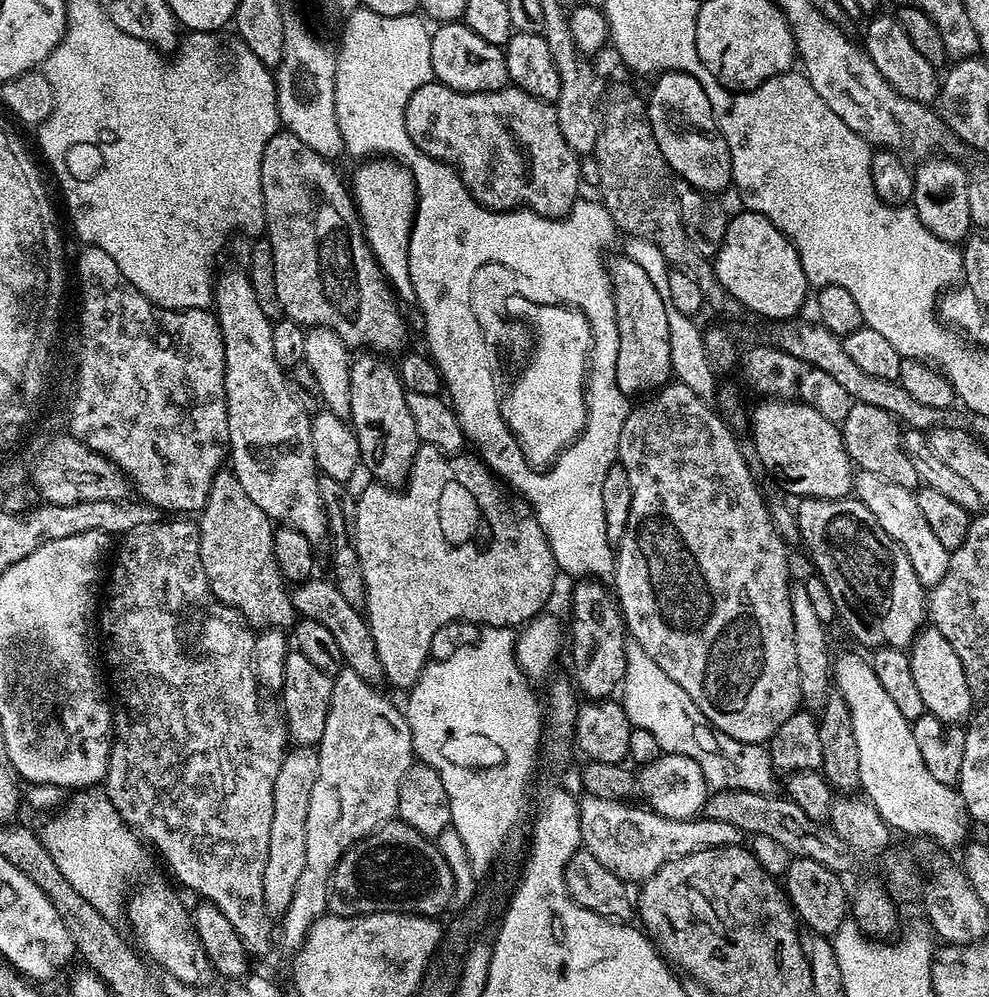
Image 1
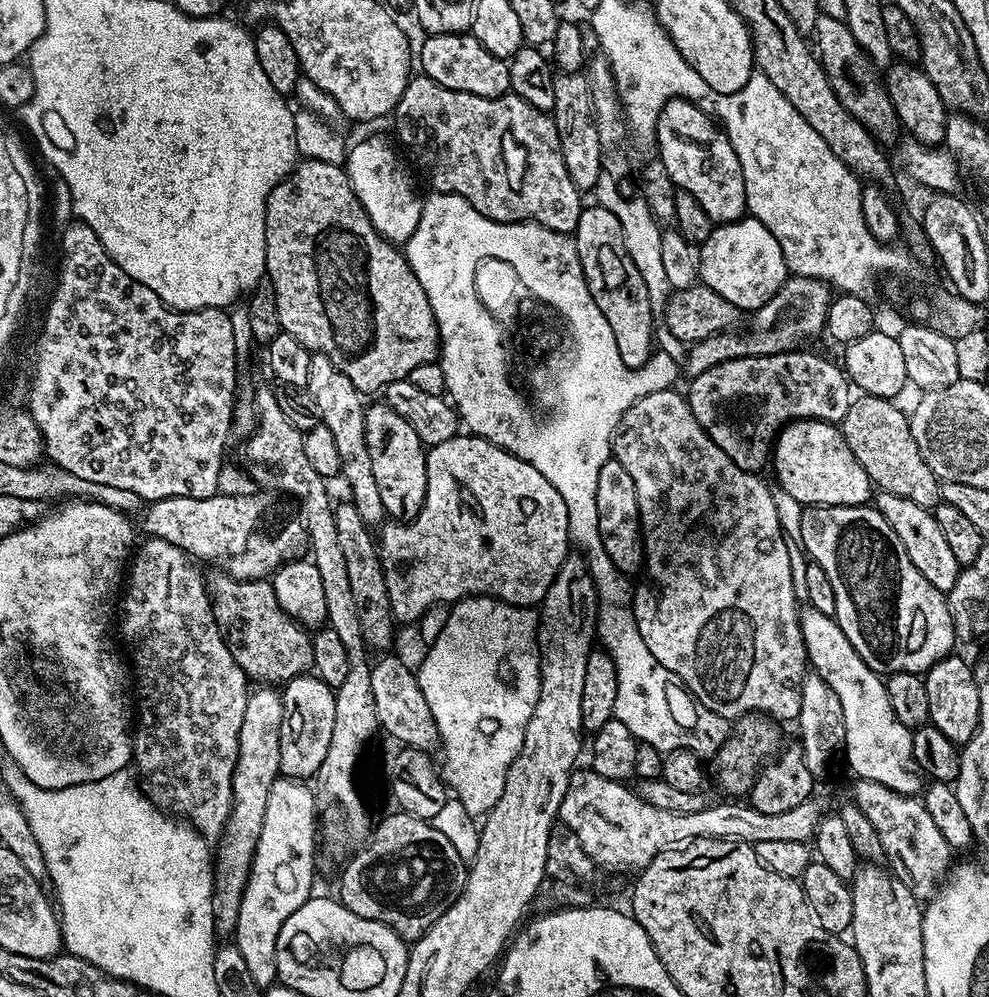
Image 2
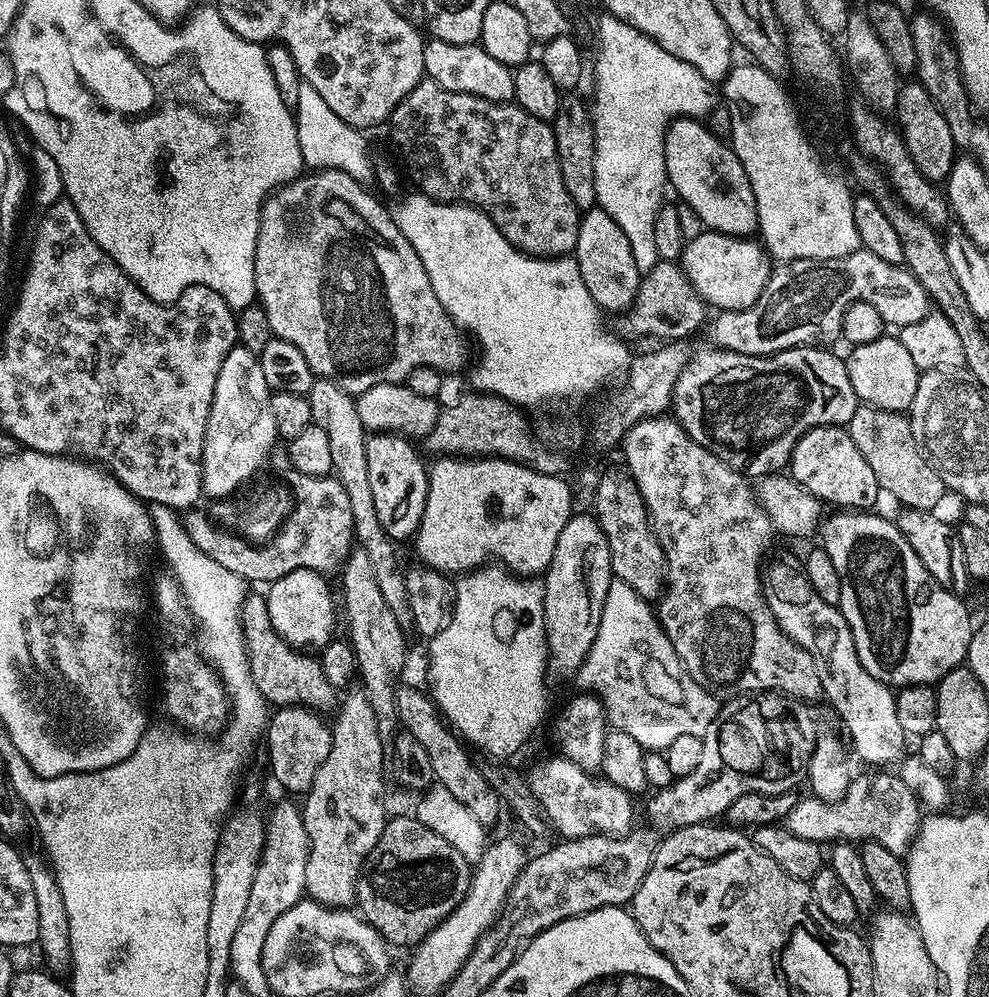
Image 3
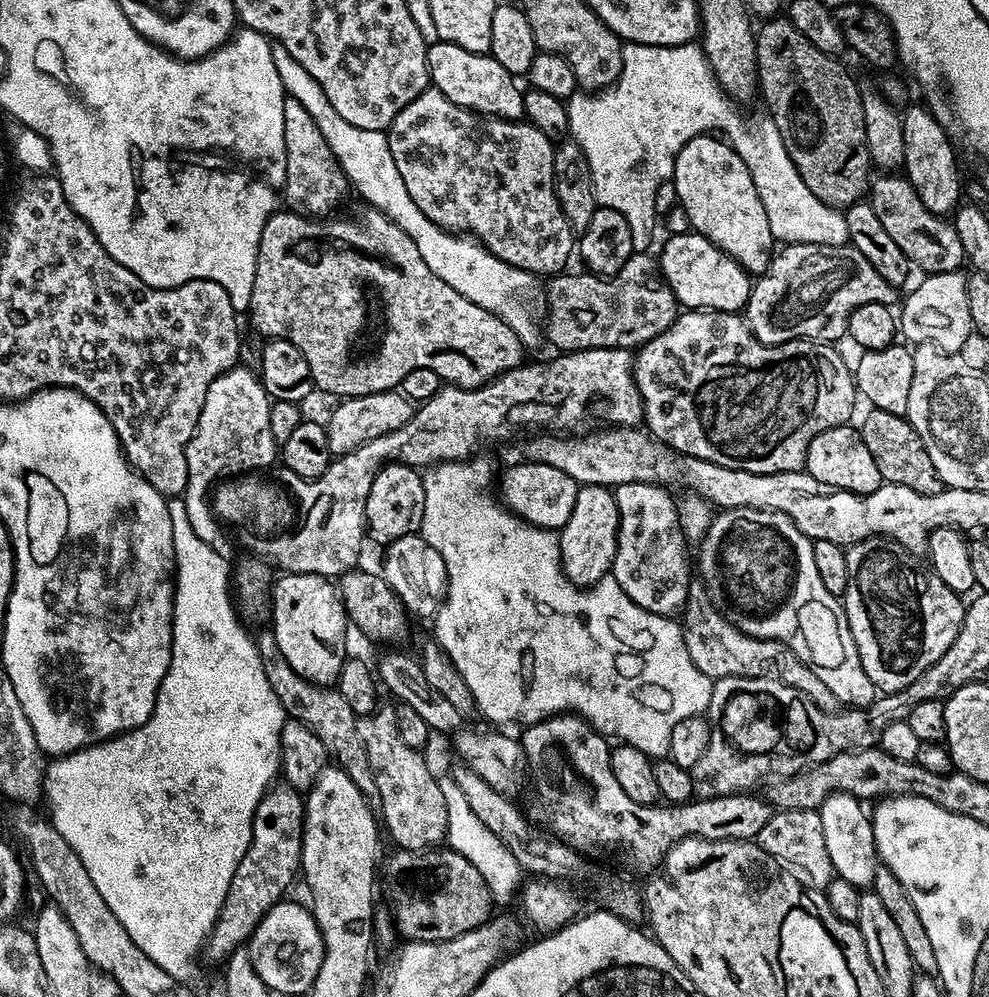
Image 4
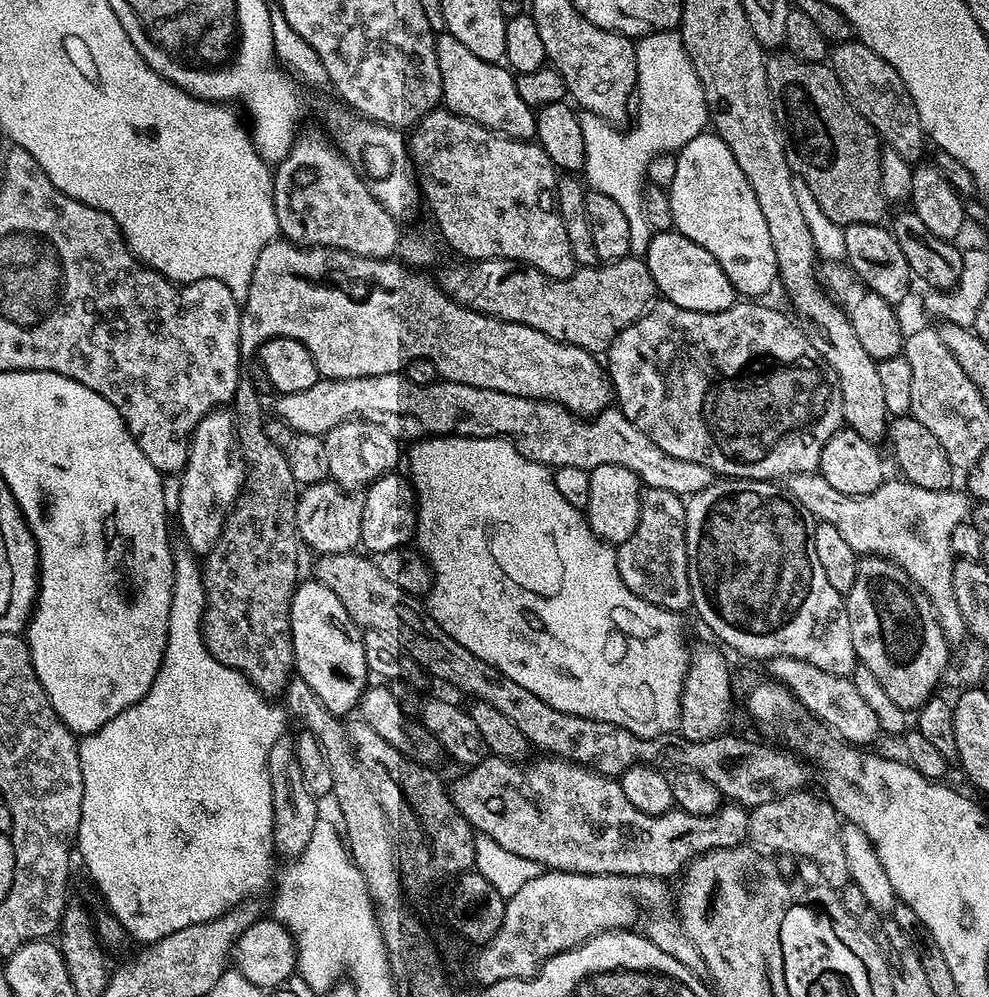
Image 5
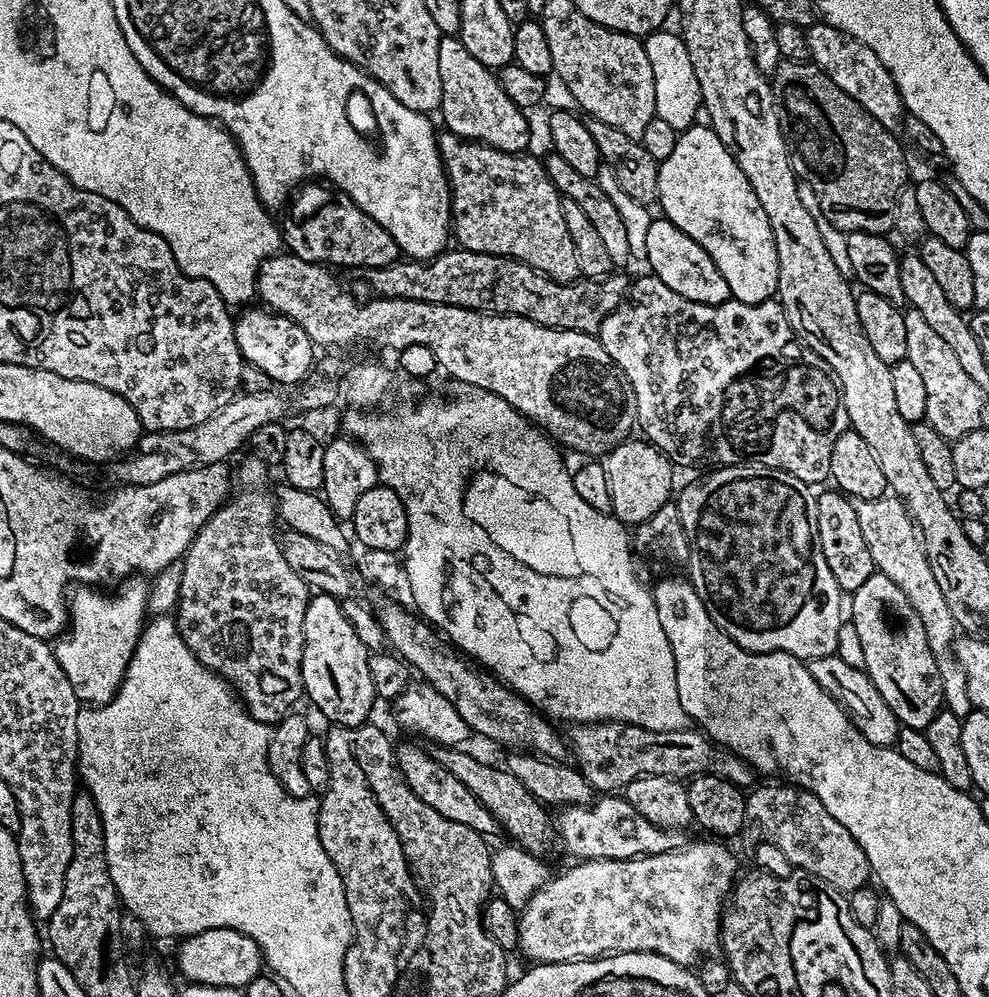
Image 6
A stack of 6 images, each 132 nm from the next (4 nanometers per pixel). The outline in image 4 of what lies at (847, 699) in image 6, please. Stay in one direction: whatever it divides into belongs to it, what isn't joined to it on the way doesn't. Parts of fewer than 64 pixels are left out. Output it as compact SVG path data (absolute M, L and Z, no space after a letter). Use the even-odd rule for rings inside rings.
M694 582L688 588L688 603L682 609L682 627L686 650L690 650L690 658L694 658L694 666L702 674L706 674L712 681L718 681L727 676L762 676L775 674L791 688L796 688L813 700L825 712L837 711L838 701L829 688L818 679L812 668L806 665L789 650L785 644L777 640L759 640L748 636L742 630L733 626L723 612L712 602L708 589L703 583Z

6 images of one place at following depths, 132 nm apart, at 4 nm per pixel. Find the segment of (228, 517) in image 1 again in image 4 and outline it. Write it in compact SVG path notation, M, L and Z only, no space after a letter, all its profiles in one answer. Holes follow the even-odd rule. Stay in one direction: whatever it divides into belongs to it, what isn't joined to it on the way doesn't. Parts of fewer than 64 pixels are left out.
M264 630L261 636L255 637L256 649L260 651L262 666L266 670L266 678L270 678L270 686L274 686L274 694L278 694L278 702L282 702L285 713L291 719L302 722L314 734L318 734L318 742L326 746L331 763L338 766L362 790L368 798L368 803L376 806L380 804L378 786L375 785L374 774L371 773L370 763L367 762L366 748L358 736L358 717L354 710L350 710L346 698L332 686L311 684L306 678L299 676L294 669L282 658L282 650L278 650L276 640L271 631Z

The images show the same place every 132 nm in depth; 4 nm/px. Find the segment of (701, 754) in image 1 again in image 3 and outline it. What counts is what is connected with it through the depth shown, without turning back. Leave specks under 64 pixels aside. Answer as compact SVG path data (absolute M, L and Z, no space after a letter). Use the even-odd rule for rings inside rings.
M613 579L604 604L608 608L608 620L600 620L598 622L598 630L596 631L594 642L590 646L590 650L584 659L584 664L581 665L578 672L580 676L584 675L584 684L588 687L585 689L602 702L609 725L611 725L612 728L622 730L626 734L631 734L646 750L667 749L668 744L674 742L674 738L682 734L703 737L704 732L710 726L710 722L714 722L714 718L716 717L716 709L718 707L717 697L713 696L712 693L706 689L700 688L698 682L694 682L690 678L690 674L684 668L684 663L678 658L678 654L670 642L670 638L664 633L664 627L660 624L653 605L649 603L649 601L643 600L638 594L634 594L634 590L630 590L630 586L626 586L626 582L622 582L618 579Z

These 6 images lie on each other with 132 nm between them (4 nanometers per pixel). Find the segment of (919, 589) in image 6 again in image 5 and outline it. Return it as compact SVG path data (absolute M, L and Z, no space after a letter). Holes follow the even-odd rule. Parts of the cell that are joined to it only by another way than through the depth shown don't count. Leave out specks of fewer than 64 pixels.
M803 472L797 476L787 477L786 487L791 496L798 498L798 502L802 502L806 510L810 510L816 521L835 526L842 533L842 538L846 538L846 543L858 554L885 556L887 560L902 566L902 570L906 570L906 574L910 574L912 581L924 591L926 598L930 598L934 606L934 614L938 618L938 626L942 626L942 634L949 645L963 645L969 631L966 618L962 618L962 606L958 606L958 597L954 595L952 573L954 557L950 546L950 534L954 534L954 526L963 524L969 519L969 497L963 491L960 493L956 492L957 490L946 492L922 490L922 486L914 486L903 478L895 479L885 479L884 484L878 486L878 490L865 496L838 494L838 490L834 490L834 486L830 486L830 482L826 482L826 478L822 478L816 472Z

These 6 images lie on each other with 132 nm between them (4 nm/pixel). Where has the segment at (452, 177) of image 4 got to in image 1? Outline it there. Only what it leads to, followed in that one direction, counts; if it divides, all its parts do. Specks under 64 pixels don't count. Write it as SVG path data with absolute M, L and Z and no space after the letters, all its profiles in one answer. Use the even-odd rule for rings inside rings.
M431 82L420 89L415 90L409 99L409 104L405 108L406 130L413 139L414 145L429 155L430 158L440 161L441 164L449 164L456 169L456 173L462 178L462 182L467 186L468 193L479 202L484 208L490 208L494 212L511 212L513 210L527 210L536 212L540 216L548 216L551 220L559 220L560 217L568 215L572 205L578 199L578 191L582 188L580 177L580 163L578 153L570 150L566 138L562 138L562 130L558 126L558 114L555 107L547 100L539 100L530 94L526 94L515 86L505 86L499 88L497 92L459 92L453 88L439 82Z

